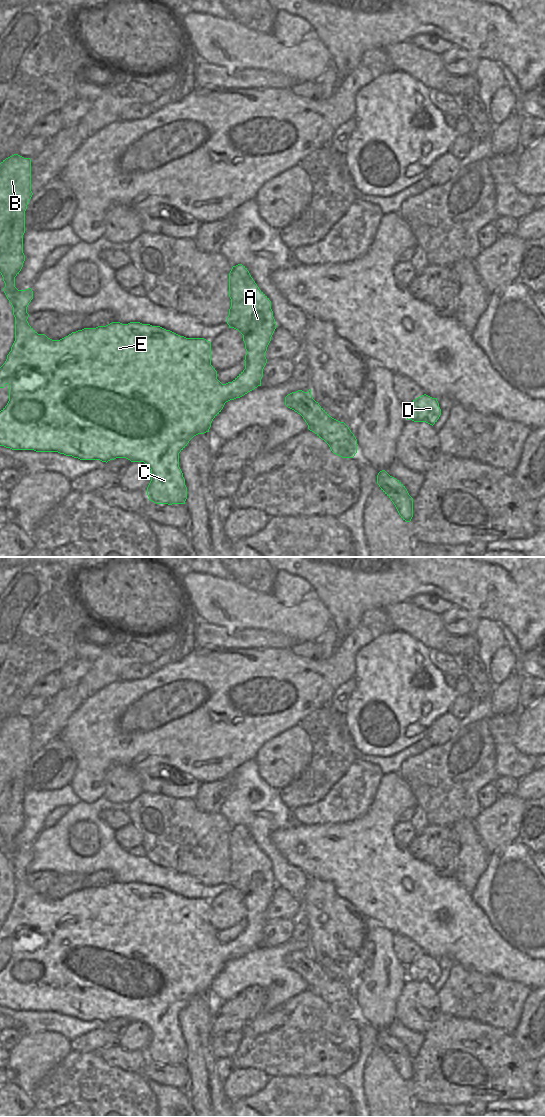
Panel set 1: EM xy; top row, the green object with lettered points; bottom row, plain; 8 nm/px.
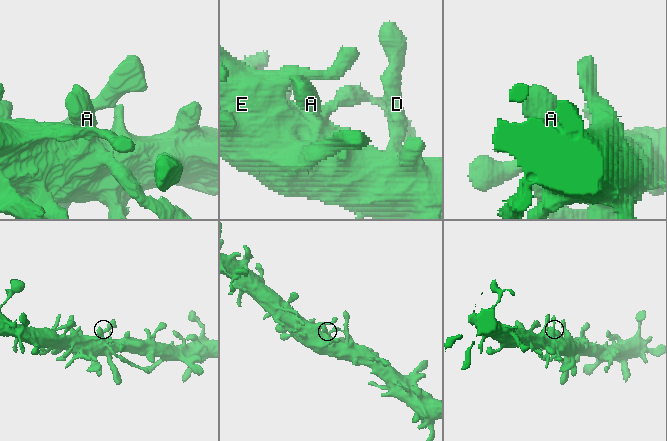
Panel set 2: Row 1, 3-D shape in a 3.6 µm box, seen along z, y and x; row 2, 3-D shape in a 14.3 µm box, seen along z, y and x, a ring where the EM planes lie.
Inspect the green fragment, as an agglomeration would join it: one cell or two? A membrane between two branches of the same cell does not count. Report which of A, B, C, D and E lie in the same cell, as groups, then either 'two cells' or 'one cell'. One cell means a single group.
A B C D E | one cell

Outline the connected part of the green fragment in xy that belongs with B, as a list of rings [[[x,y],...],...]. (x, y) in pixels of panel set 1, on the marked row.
[[[14,154],[3,160],[0,163],[0,273],[5,283],[3,291],[13,307],[13,315],[15,317],[15,341],[11,347],[11,351],[7,355],[5,363],[0,367],[0,388],[4,388],[6,384],[9,385],[9,401],[0,411],[0,446],[4,446],[12,450],[58,452],[80,460],[100,460],[106,463],[116,458],[126,458],[131,462],[144,462],[151,469],[151,481],[147,487],[149,500],[156,504],[185,504],[187,499],[187,487],[185,485],[183,473],[179,467],[179,453],[187,446],[189,441],[194,436],[209,432],[213,419],[221,412],[226,402],[240,398],[258,386],[261,386],[263,369],[267,363],[265,353],[271,341],[271,337],[277,327],[273,317],[273,311],[271,309],[271,301],[259,289],[245,266],[238,264],[232,267],[229,273],[229,297],[231,299],[231,307],[227,317],[227,324],[229,325],[229,328],[234,328],[243,335],[243,341],[245,343],[247,353],[244,360],[245,369],[232,382],[228,382],[226,384],[222,384],[217,379],[217,371],[211,365],[210,341],[204,338],[186,338],[160,326],[152,326],[150,324],[142,324],[140,322],[130,322],[128,324],[112,322],[106,326],[84,328],[82,330],[72,332],[60,340],[52,340],[45,334],[38,334],[27,321],[29,317],[27,307],[33,299],[33,291],[31,288],[18,290],[15,287],[15,277],[21,271],[25,261],[25,255],[23,253],[25,211],[32,195],[31,159]]]

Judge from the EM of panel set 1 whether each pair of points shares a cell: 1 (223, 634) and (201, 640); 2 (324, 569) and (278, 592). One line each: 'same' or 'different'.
1: same
2: different

